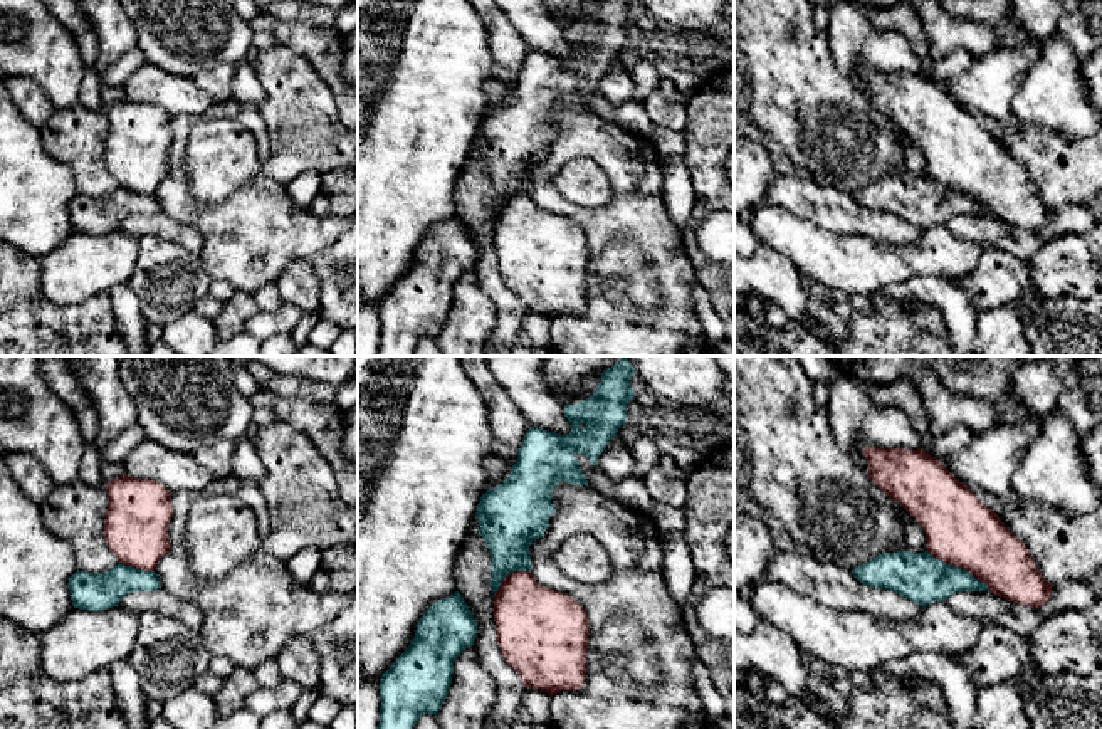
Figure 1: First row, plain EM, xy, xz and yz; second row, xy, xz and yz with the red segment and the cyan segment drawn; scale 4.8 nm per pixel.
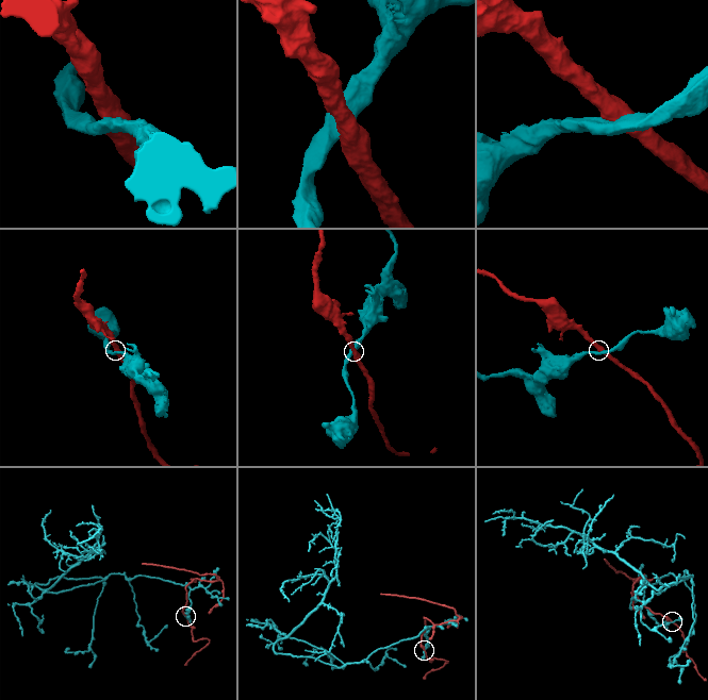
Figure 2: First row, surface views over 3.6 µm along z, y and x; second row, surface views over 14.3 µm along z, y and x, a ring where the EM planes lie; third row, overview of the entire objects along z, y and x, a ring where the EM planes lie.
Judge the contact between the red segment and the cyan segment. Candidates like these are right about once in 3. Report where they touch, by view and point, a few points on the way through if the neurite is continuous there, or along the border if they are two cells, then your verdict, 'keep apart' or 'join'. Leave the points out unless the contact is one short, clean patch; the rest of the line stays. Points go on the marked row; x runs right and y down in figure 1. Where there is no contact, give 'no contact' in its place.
meets red in yz at (960, 566); border along yz (928, 550), (934, 556), (965, 568), (988, 588); keep apart

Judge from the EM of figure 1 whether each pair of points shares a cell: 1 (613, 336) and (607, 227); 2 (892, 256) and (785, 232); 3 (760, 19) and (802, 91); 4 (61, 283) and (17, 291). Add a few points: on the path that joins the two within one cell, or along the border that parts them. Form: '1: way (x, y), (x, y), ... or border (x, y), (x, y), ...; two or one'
1: way (629, 309), (632, 296), (632, 252); one
2: way (865, 256), (823, 256), (812, 249); one
3: way (778, 37), (793, 73); one
4: border (37, 259), (41, 291), (54, 303), (76, 304); two

